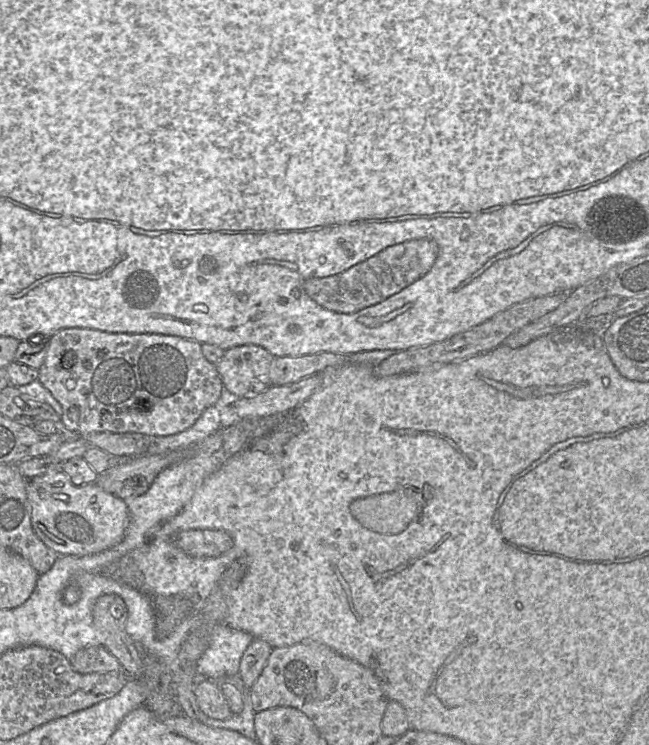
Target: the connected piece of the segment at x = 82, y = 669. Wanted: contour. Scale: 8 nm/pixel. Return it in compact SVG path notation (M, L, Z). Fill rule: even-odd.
M103 645L83 648L69 660L72 667L82 674L124 672L124 668L119 660Z

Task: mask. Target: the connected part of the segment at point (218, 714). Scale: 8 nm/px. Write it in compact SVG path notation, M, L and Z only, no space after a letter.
M206 679L195 685L194 693L199 707L207 716L224 720L233 714L220 684L216 679Z

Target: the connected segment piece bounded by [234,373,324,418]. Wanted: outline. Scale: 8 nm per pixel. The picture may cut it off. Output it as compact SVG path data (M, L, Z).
M316 373L297 382L271 385L265 391L234 402L234 410L241 417L265 417L284 413L308 399L323 383L323 373Z

